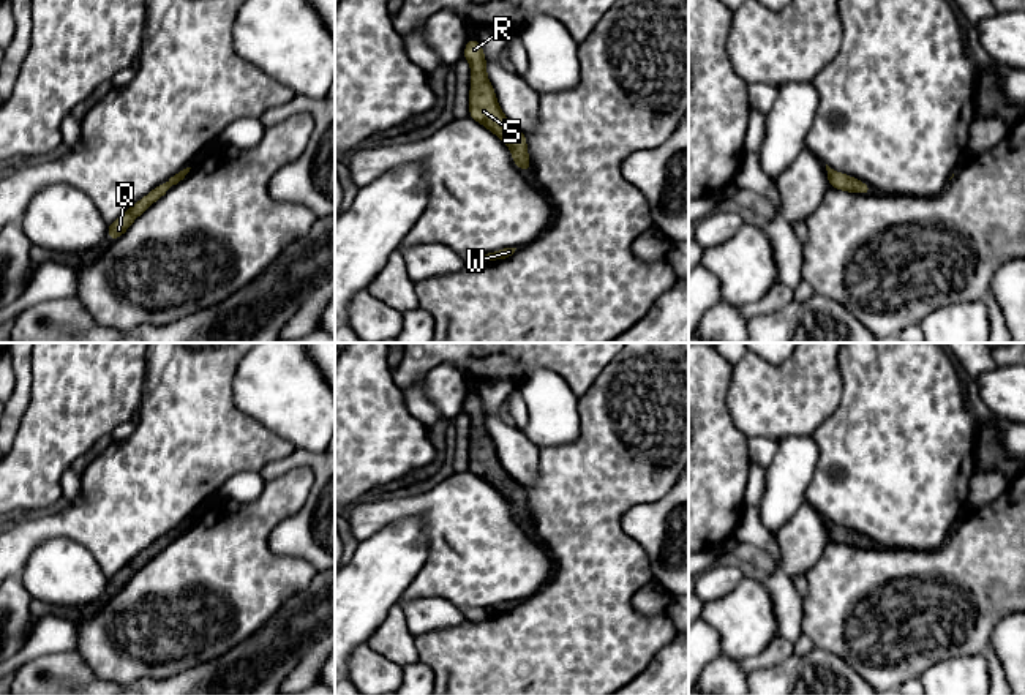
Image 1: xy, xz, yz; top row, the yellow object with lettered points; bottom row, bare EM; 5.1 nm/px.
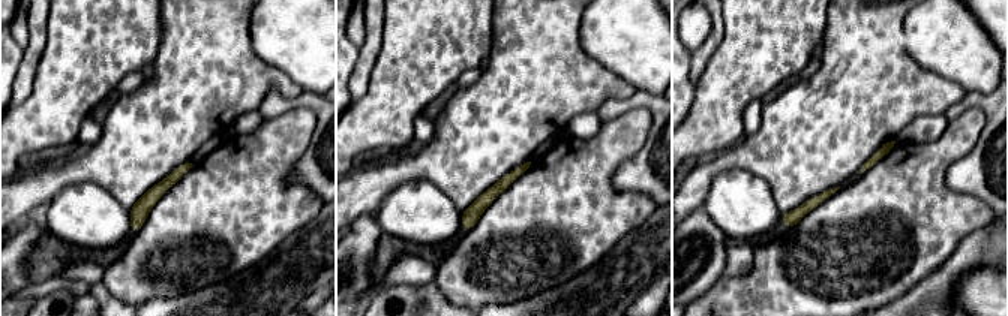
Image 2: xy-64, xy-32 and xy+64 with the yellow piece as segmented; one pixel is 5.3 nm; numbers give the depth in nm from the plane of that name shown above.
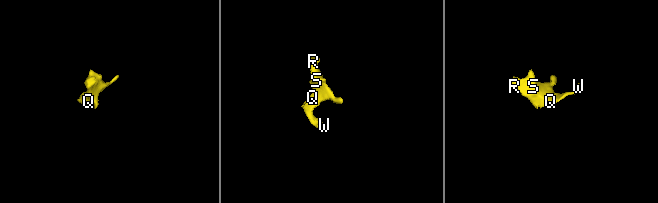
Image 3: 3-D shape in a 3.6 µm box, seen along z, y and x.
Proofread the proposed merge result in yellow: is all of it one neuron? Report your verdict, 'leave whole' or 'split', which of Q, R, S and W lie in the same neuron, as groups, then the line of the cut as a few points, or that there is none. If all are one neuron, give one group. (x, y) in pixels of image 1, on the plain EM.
leave whole; Q R S W; no cut

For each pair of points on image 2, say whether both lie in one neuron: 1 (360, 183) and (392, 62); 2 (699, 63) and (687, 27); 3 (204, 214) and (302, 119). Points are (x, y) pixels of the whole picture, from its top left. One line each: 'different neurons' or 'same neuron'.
1: different neurons
2: different neurons
3: same neuron

